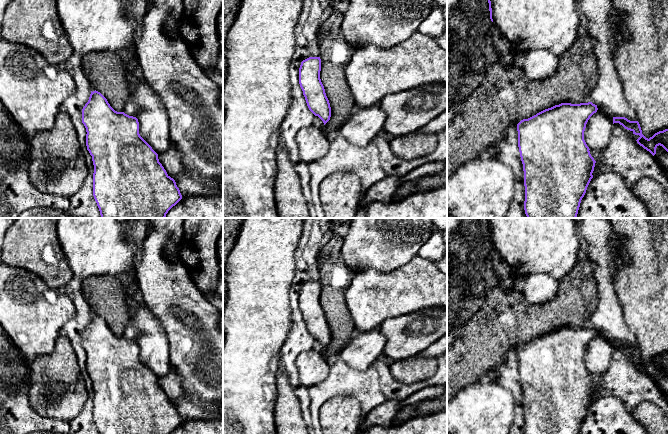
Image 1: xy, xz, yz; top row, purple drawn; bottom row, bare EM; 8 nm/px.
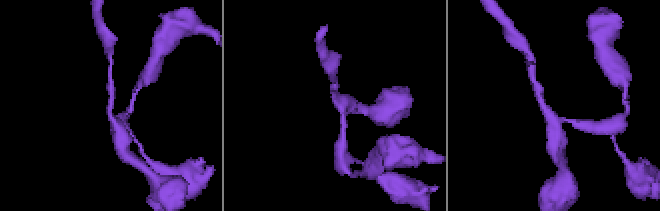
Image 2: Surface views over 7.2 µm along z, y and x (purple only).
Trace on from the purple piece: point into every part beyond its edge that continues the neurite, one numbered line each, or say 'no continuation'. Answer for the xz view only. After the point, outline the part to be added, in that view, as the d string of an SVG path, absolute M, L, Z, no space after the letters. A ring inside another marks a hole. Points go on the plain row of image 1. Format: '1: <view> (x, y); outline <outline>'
no continuation

